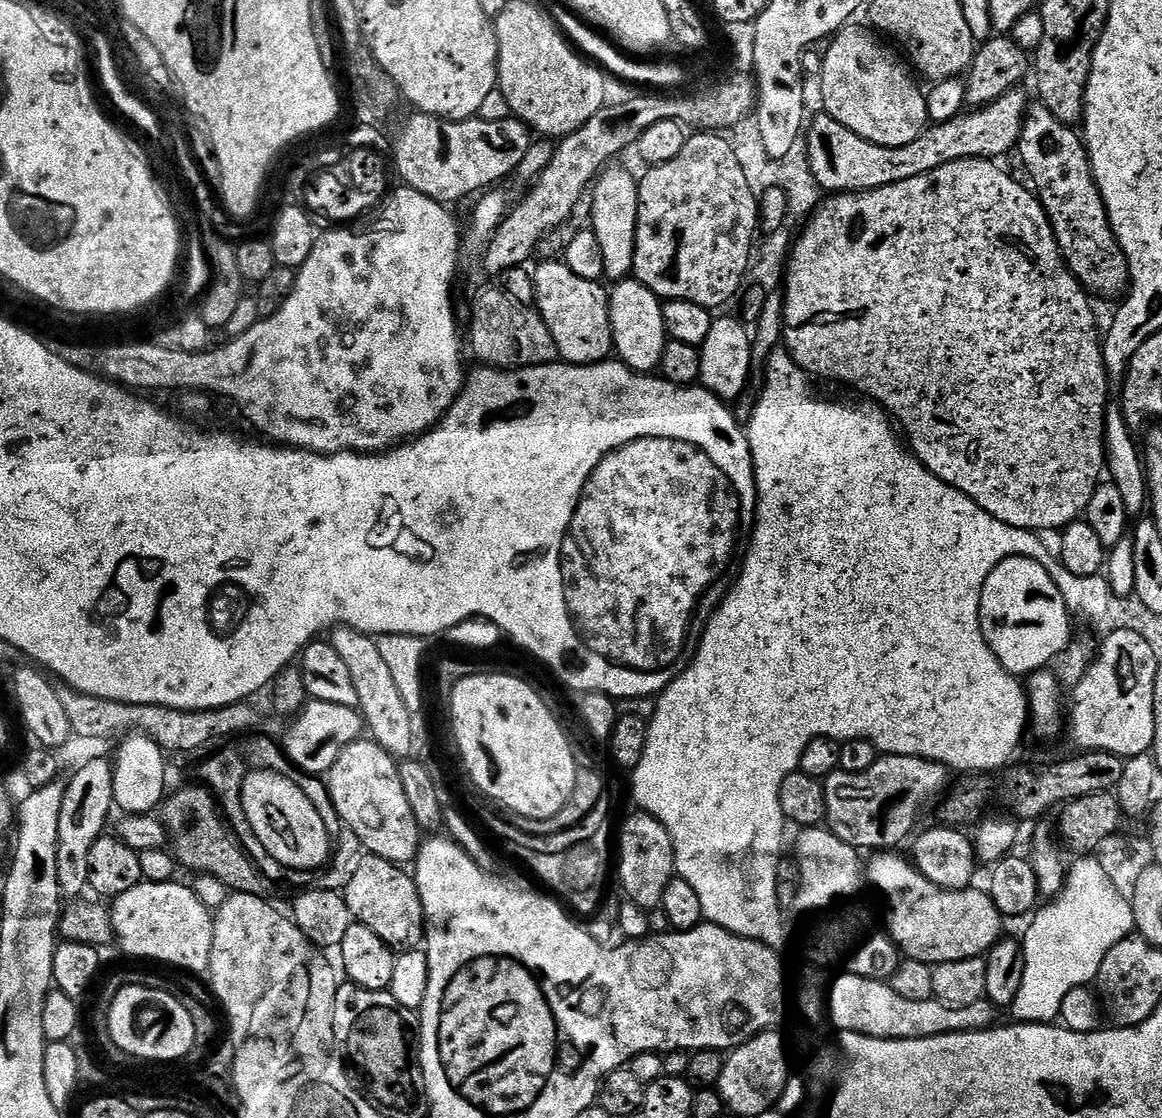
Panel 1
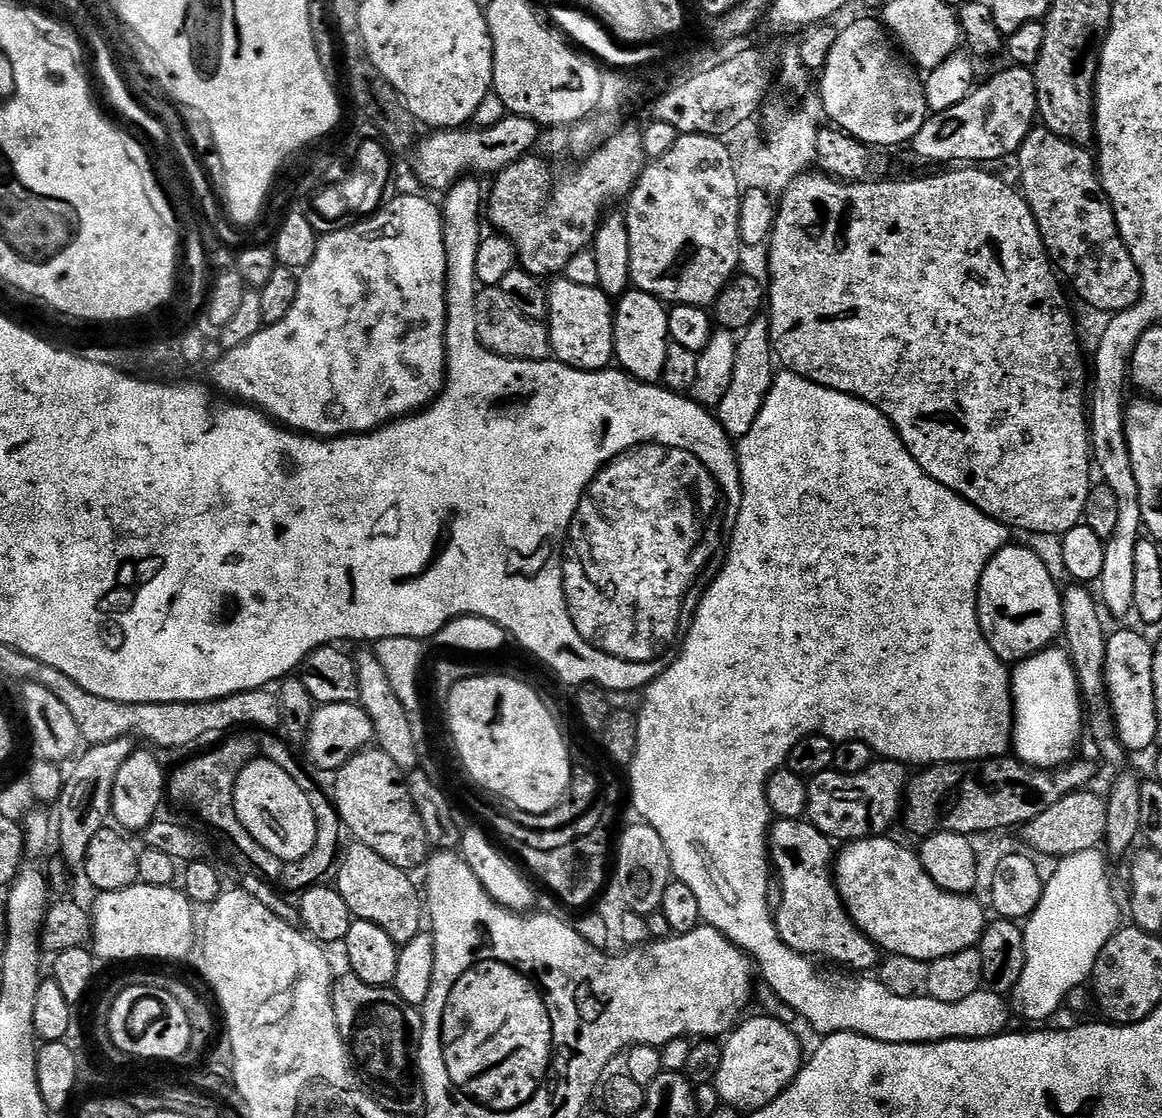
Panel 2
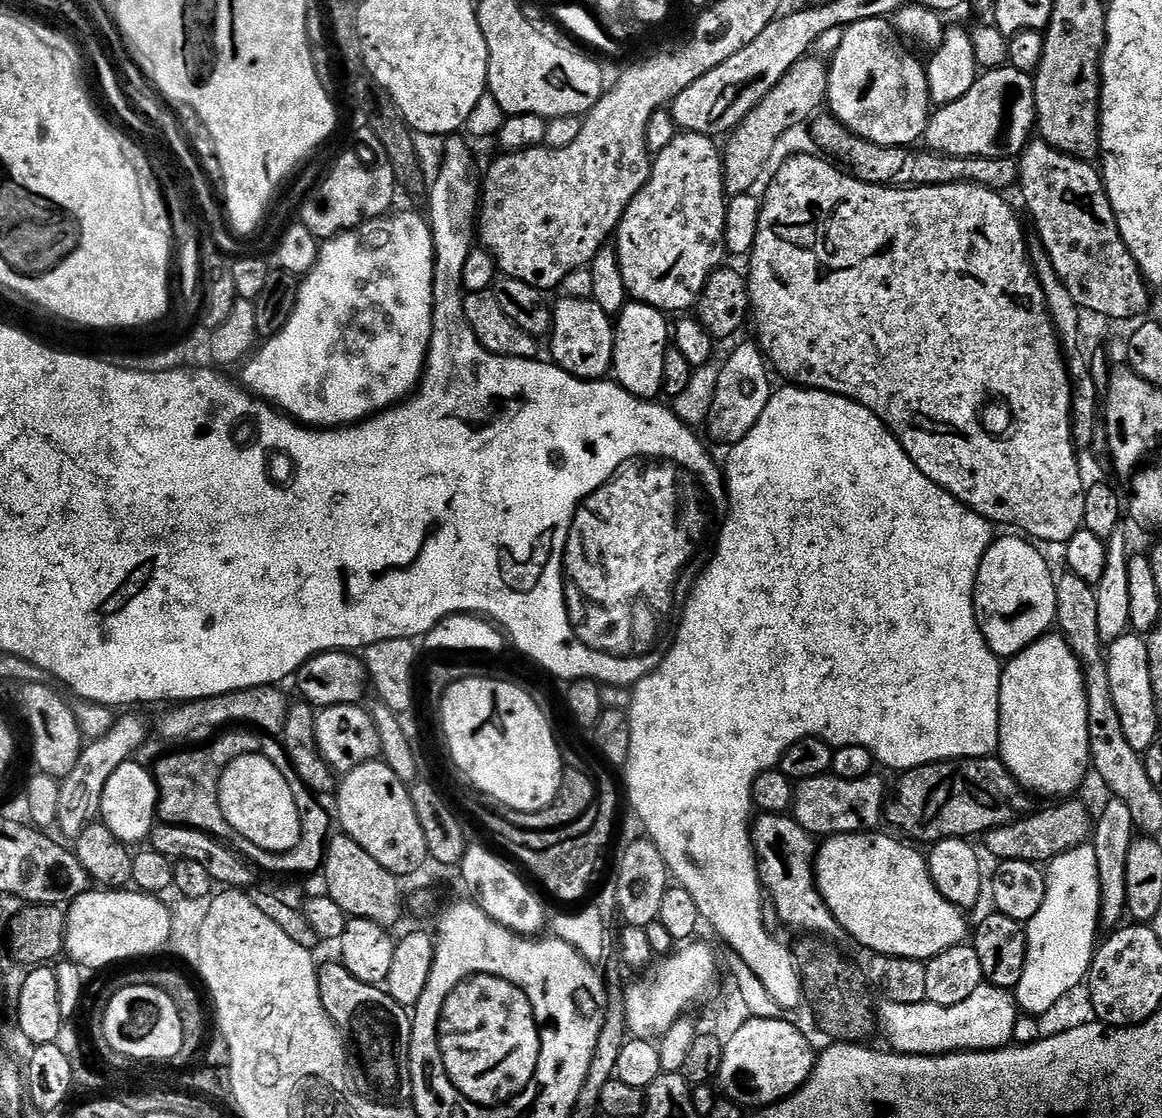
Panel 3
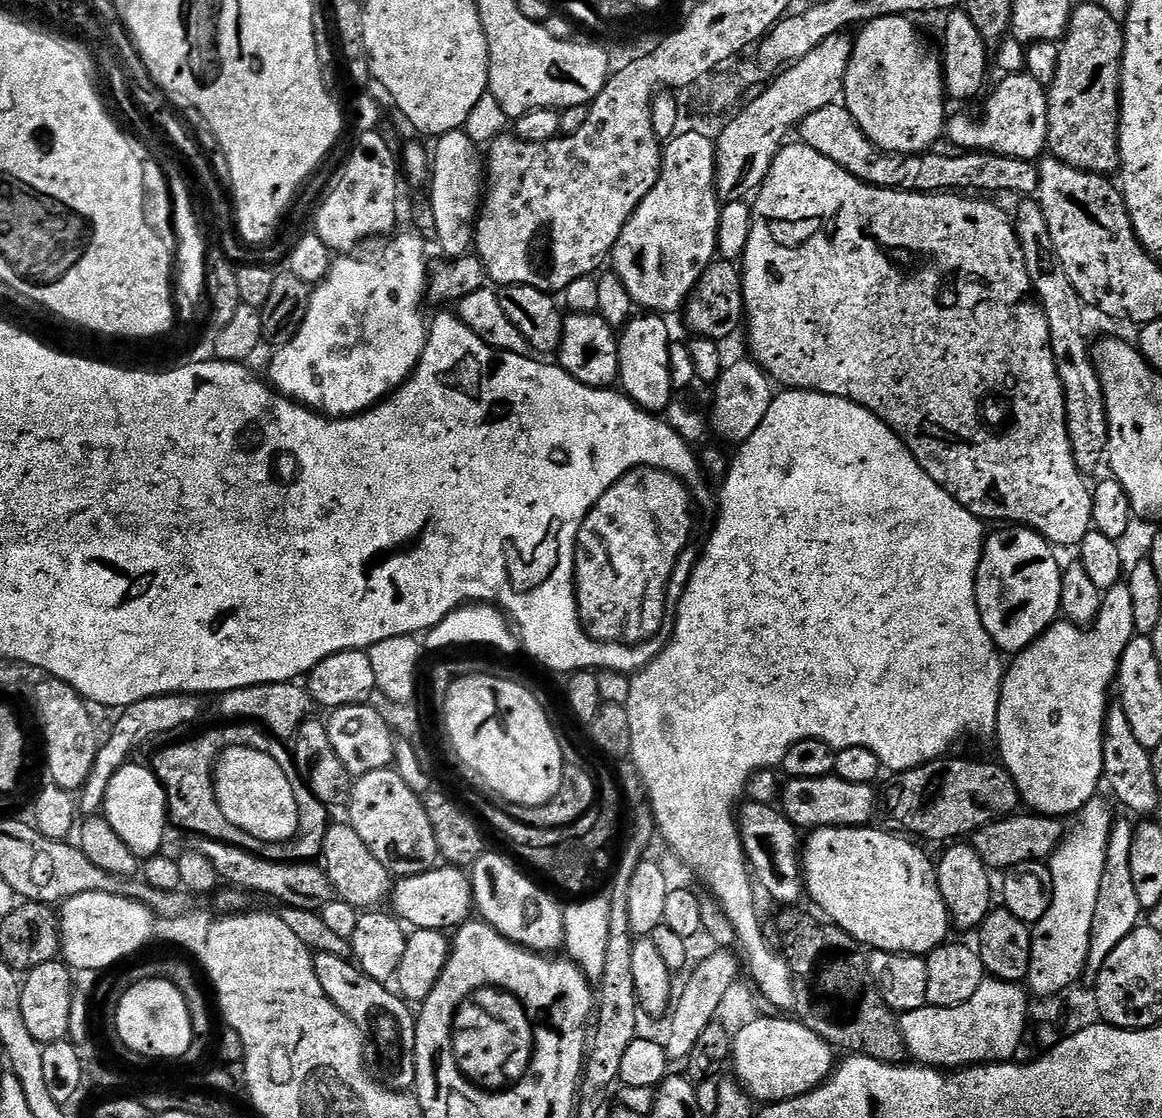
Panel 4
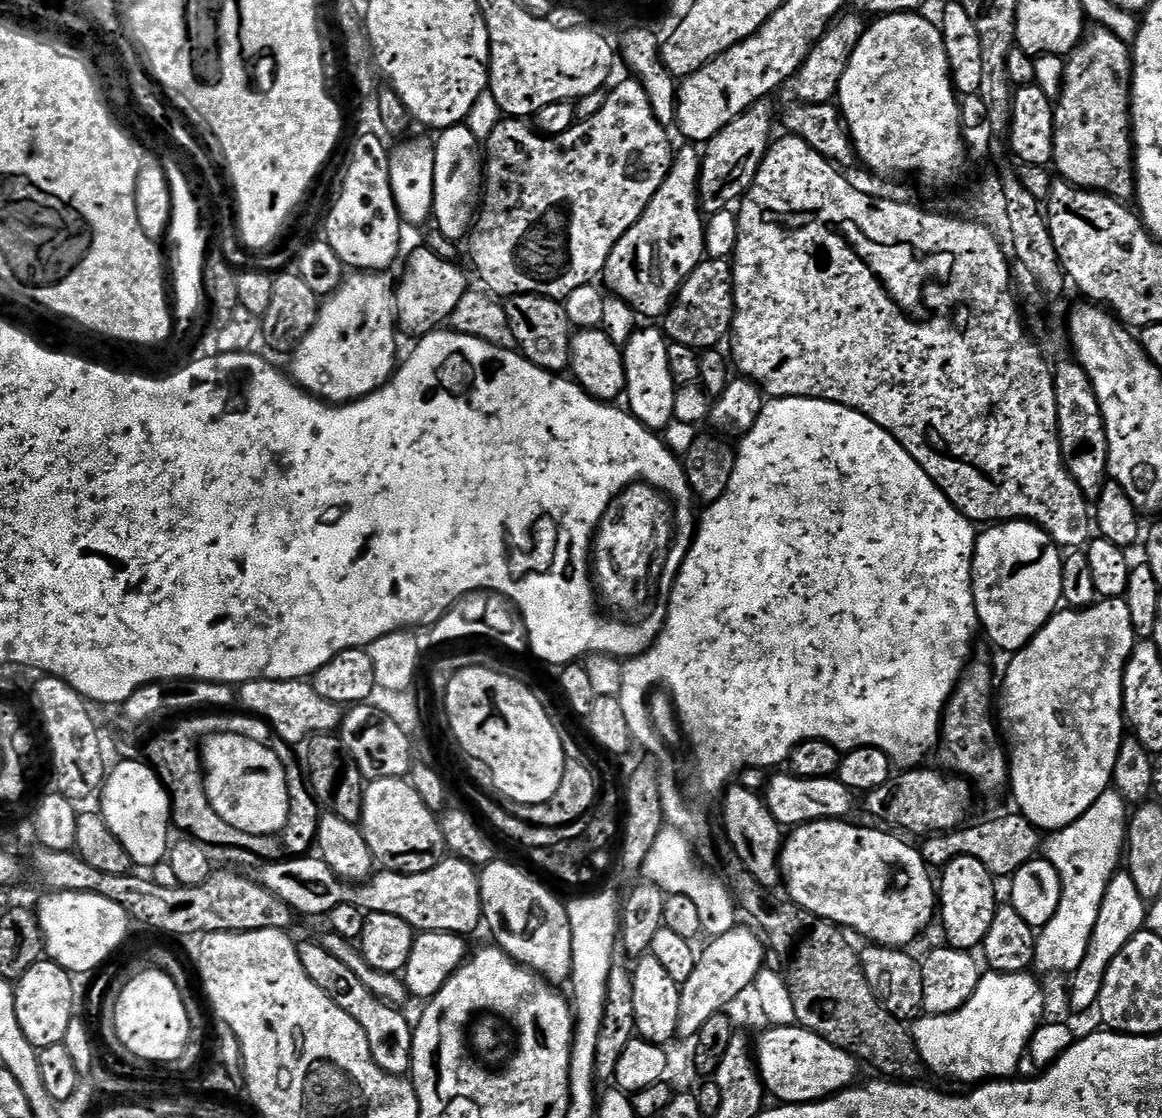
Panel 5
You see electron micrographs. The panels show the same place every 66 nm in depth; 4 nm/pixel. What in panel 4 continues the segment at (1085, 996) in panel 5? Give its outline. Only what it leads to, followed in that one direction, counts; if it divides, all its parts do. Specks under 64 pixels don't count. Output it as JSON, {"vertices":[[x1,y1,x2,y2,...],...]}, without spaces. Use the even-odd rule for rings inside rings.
{"vertices":[[1117,819,1112,825,1111,838,1108,839,1106,866,1095,912,1096,924,1092,930,1085,968,1085,977,1090,980,1094,980,1100,973,1103,963,1106,962,1114,947,1118,946,1118,943,1141,923,1140,915,1143,915,1144,909,1138,902,1138,892,1134,889,1133,875,1130,873,1130,846,1133,845,1134,832,1135,825,1126,820]]}

